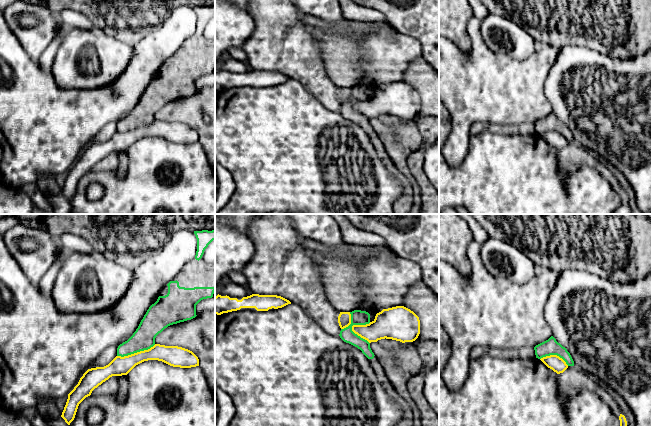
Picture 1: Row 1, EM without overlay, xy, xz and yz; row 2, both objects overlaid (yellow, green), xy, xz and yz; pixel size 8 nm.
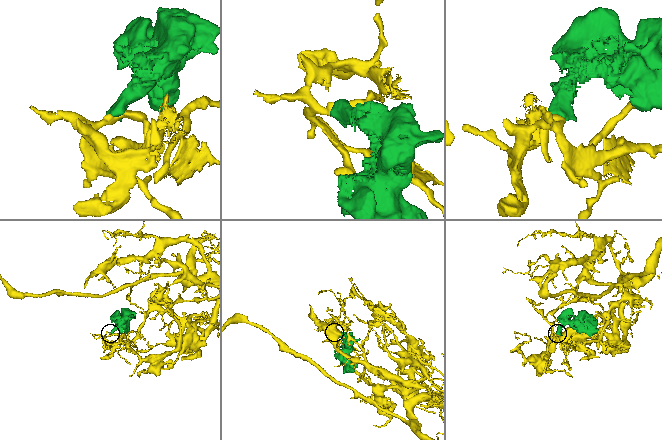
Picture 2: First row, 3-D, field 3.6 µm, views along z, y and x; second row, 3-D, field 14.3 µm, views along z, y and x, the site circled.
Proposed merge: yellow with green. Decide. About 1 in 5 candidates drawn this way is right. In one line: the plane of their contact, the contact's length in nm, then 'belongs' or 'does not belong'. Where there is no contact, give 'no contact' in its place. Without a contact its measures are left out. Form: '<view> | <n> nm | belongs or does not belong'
xz | 200 nm | does not belong

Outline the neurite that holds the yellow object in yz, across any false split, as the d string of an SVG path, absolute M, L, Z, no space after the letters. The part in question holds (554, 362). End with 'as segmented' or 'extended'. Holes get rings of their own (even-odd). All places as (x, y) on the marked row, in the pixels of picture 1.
M557 355L546 356L540 360L557 374L563 373L568 368L566 362Z | as segmented

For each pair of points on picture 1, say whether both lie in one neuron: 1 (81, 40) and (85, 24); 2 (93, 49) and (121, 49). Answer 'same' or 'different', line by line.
1: different
2: same

